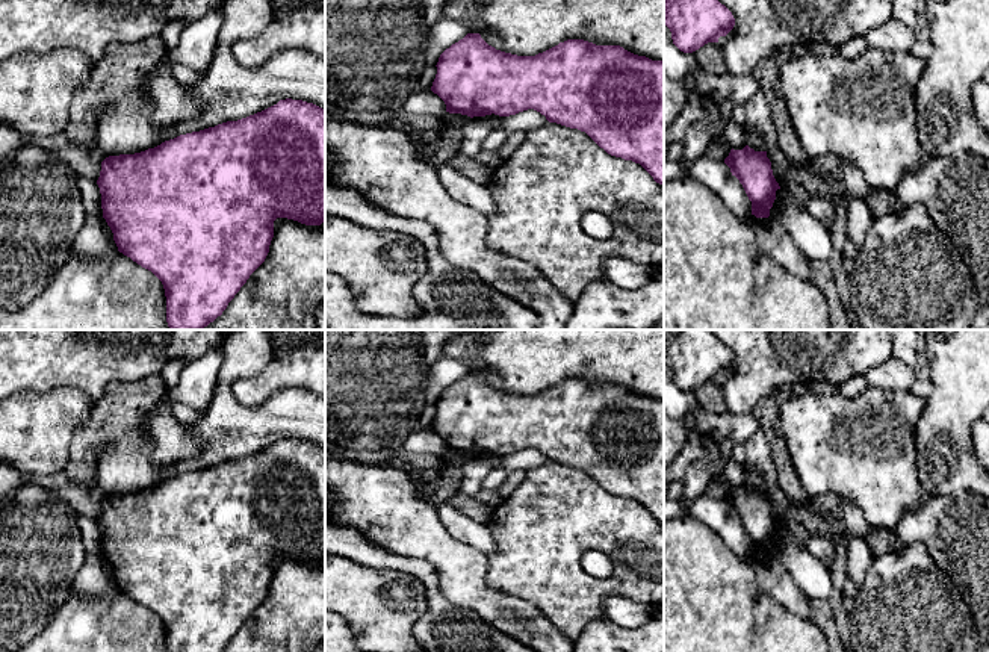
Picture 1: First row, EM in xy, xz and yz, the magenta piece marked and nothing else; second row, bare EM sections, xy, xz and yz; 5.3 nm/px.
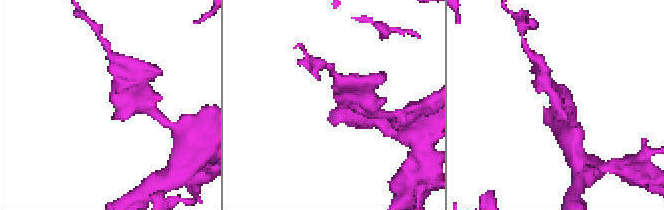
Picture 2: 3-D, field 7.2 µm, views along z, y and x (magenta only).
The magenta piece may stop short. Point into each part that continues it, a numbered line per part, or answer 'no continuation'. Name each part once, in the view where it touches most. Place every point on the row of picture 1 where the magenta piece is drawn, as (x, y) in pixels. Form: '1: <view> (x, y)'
no continuation

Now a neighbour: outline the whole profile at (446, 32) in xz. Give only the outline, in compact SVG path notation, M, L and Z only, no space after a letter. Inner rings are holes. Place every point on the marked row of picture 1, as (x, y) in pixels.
M443 17L431 27L431 39L426 47L426 65L437 65L440 54L469 33L469 26L461 20Z

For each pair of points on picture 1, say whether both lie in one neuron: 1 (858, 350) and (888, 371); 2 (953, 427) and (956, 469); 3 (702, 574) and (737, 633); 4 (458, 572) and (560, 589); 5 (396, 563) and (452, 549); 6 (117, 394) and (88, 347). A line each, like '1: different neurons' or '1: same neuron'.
1: different neurons
2: same neuron
3: same neuron
4: different neurons
5: different neurons
6: different neurons

